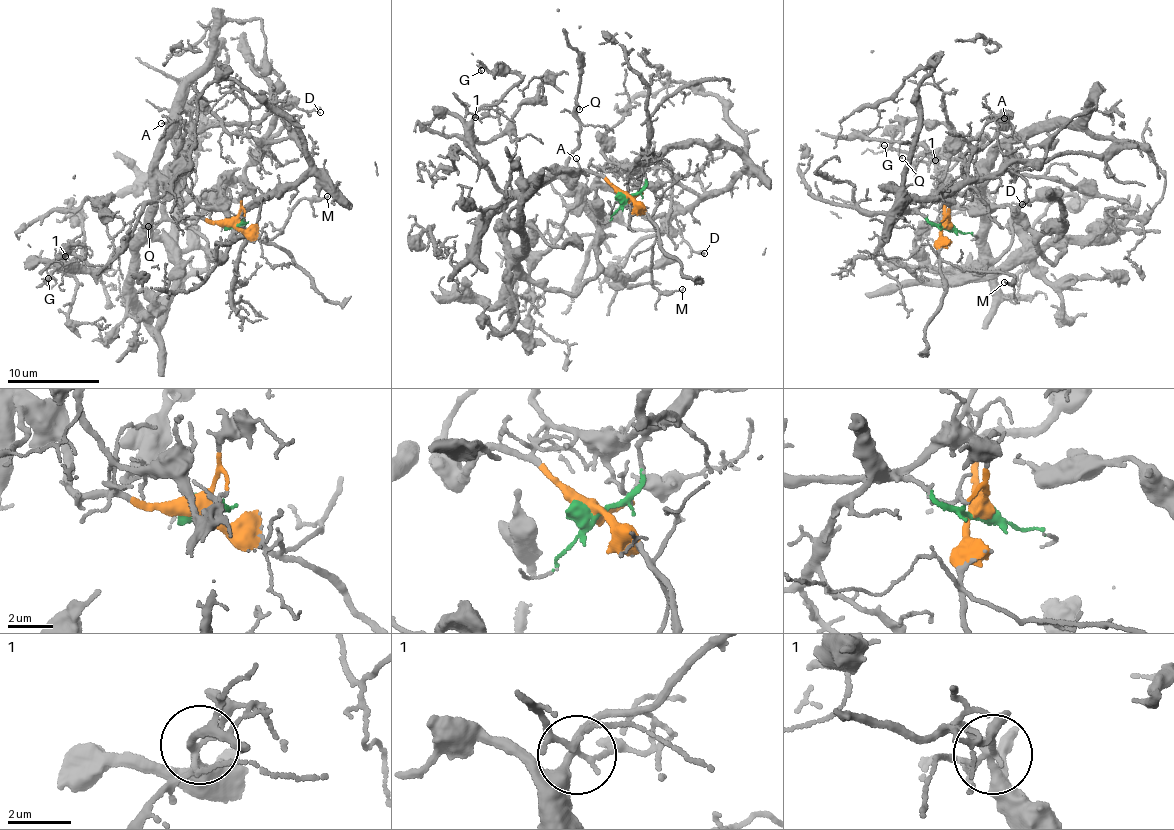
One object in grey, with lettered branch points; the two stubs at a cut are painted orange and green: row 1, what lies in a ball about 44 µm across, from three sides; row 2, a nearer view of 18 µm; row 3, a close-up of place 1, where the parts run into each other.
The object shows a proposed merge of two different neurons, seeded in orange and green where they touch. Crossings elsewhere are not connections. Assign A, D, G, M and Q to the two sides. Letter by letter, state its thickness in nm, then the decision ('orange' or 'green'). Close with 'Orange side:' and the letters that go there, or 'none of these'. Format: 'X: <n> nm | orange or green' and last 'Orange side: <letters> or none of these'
A: 110 nm | orange
D: 200 nm | green
G: 130 nm | orange
M: 110 nm | orange
Q: 100 nm | orange
Orange side: A, G, M, Q

